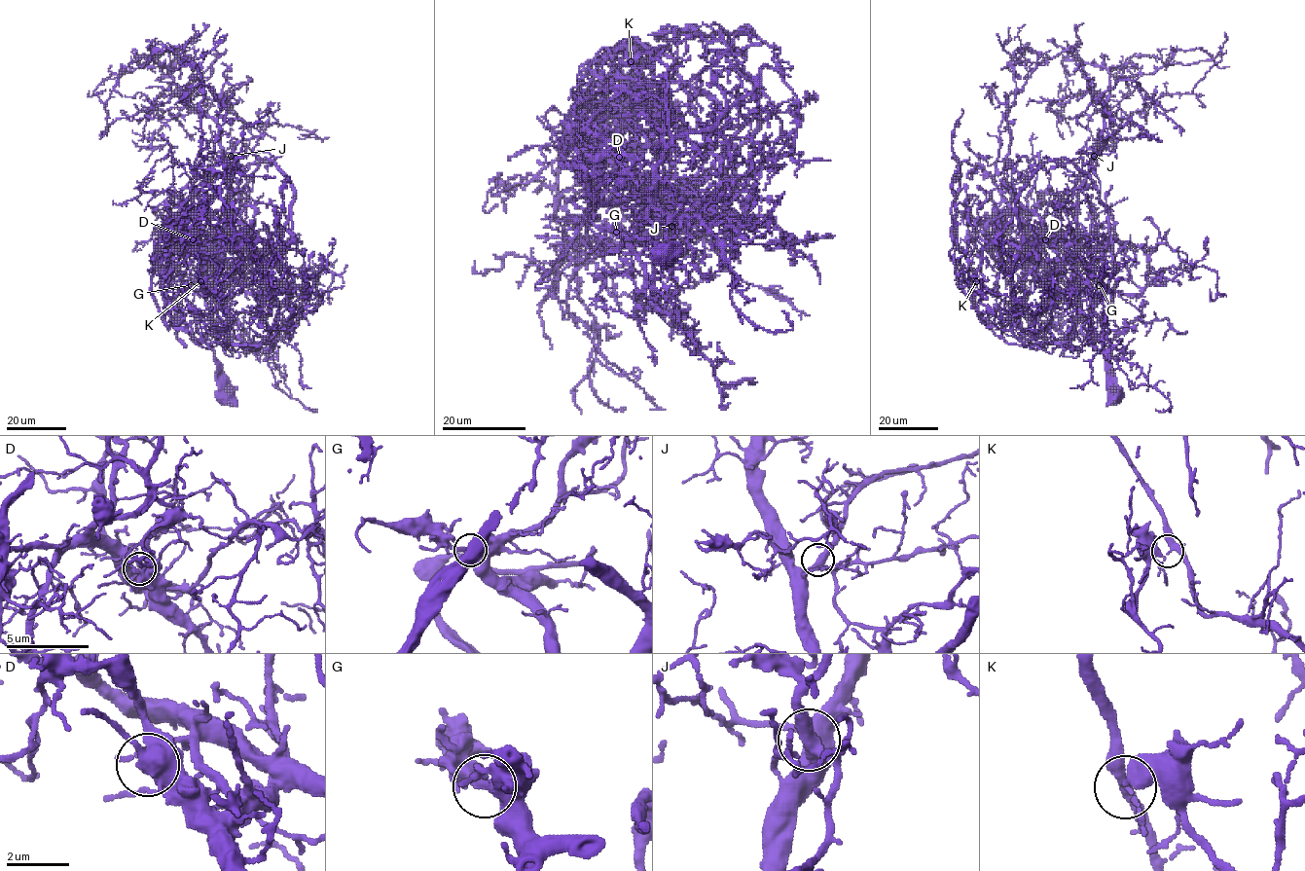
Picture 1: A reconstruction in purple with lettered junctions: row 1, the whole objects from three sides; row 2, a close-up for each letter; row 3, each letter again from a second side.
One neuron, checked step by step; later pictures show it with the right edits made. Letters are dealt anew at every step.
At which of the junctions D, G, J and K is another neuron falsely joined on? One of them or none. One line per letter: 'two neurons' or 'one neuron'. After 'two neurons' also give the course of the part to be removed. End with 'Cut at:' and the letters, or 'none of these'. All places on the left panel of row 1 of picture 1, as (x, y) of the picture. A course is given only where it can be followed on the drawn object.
D: two neurons; foreign part runs (193, 238), (207, 243), (225, 220), (231, 173), (217, 123), (164, 65), (138, 57), (119, 77), (100, 133)
G: one neuron
J: one neuron
K: one neuron
Cut at: D

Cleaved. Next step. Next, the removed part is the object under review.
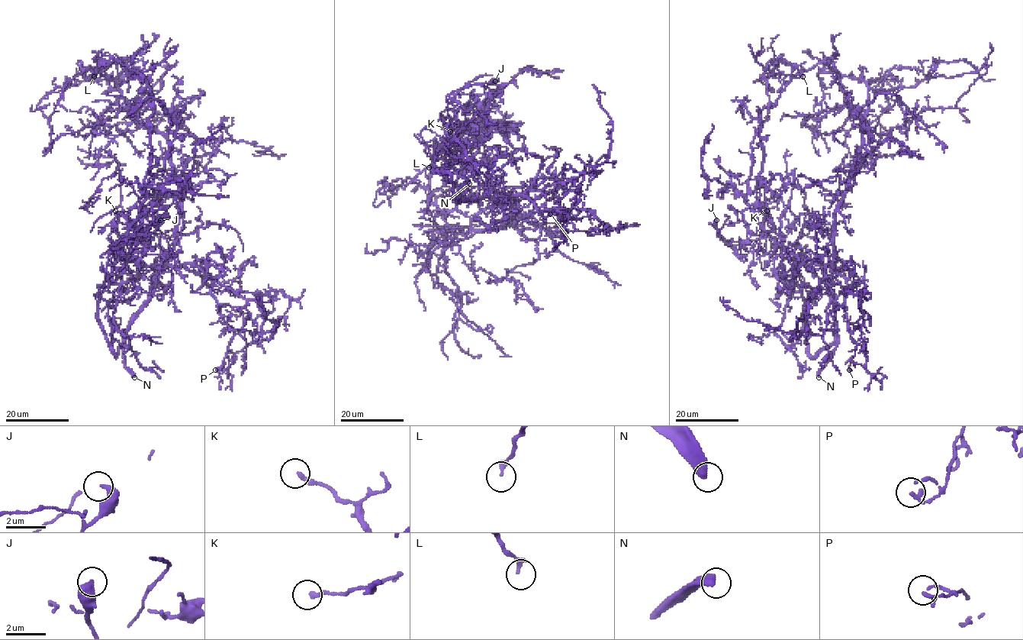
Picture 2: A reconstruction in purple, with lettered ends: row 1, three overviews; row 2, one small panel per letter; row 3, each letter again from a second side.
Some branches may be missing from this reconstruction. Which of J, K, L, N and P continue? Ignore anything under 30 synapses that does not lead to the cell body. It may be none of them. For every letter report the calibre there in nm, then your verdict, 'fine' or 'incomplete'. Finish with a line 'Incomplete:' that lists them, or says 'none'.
J: 320 nm thick; fine
K: 240 nm thick; incomplete
L: 200 nm thick; fine
N: 440 nm thick; incomplete
P: 220 nm thick; fine
Incomplete: K, N

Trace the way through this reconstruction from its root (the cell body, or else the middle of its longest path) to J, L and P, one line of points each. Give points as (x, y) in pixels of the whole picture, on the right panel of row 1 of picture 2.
J: (779, 97), (751, 144), (746, 202), (754, 213), (760, 209), (751, 205), (719, 234), (716, 220)
L: (779, 97), (774, 104), (770, 103), (764, 75), (767, 69), (775, 59), (789, 63), (802, 76)
P: (779, 97), (751, 144), (746, 202), (783, 258), (830, 264), (845, 279), (844, 309), (856, 344), (849, 370)

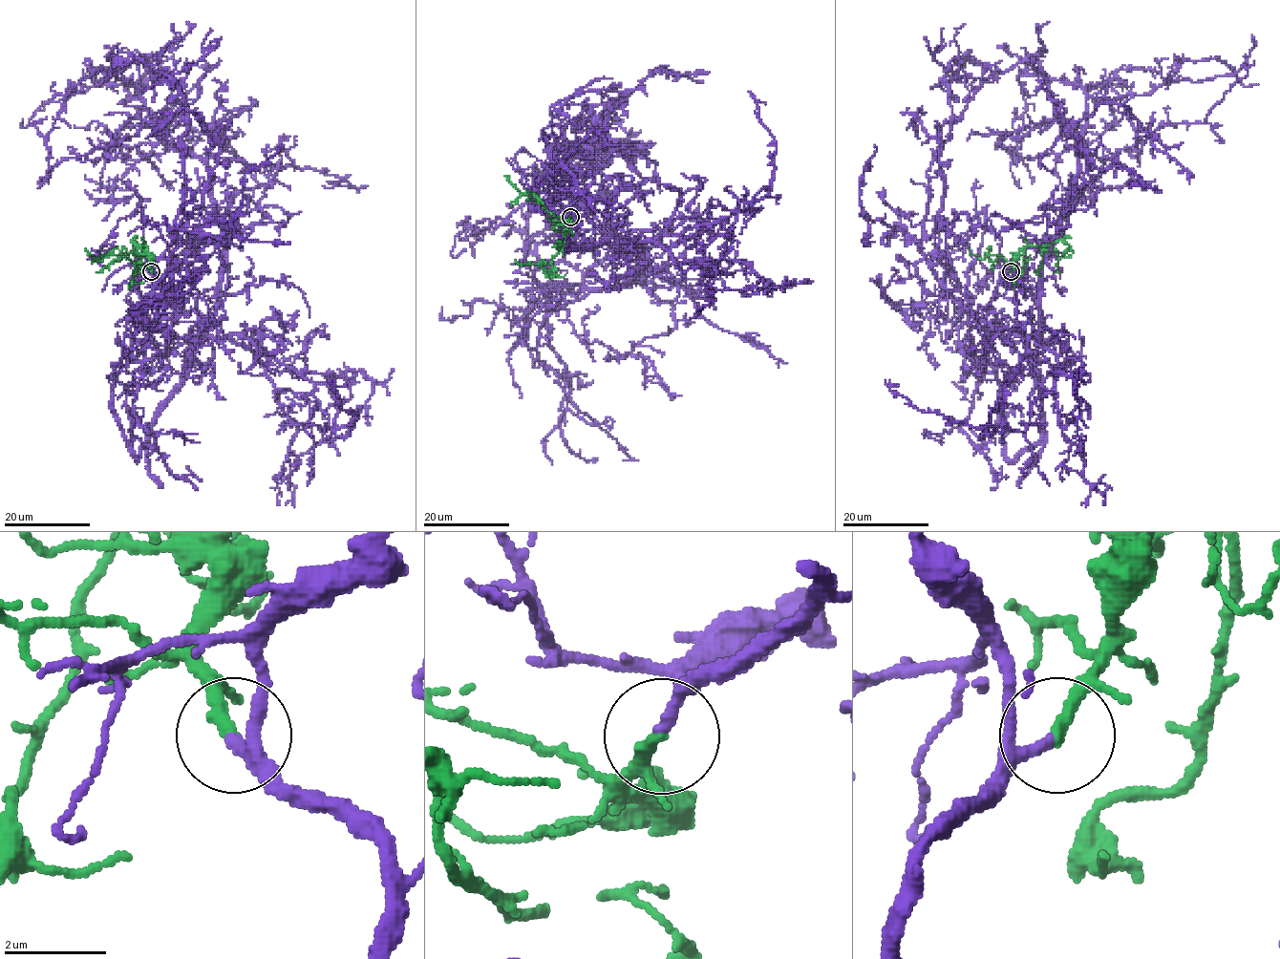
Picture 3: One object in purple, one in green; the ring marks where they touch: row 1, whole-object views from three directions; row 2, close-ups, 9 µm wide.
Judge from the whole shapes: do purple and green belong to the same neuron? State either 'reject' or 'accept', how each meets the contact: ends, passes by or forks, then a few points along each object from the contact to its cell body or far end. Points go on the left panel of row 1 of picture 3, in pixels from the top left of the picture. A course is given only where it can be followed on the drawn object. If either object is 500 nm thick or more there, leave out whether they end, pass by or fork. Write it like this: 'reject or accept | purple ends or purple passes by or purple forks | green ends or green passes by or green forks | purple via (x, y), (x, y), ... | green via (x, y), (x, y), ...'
accept | purple passes by | green ends | purple via (151, 271), (159, 323), (205, 329), (225, 256), (209, 170), (132, 83), (72, 88), (39, 180) | green via (151, 271), (146, 245), (138, 246), (132, 240), (134, 244), (130, 251), (96, 271)

